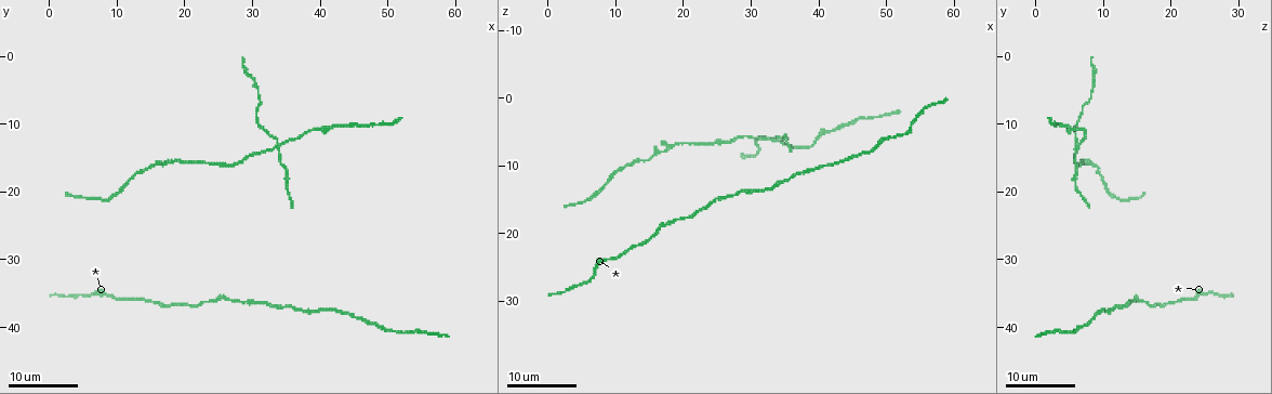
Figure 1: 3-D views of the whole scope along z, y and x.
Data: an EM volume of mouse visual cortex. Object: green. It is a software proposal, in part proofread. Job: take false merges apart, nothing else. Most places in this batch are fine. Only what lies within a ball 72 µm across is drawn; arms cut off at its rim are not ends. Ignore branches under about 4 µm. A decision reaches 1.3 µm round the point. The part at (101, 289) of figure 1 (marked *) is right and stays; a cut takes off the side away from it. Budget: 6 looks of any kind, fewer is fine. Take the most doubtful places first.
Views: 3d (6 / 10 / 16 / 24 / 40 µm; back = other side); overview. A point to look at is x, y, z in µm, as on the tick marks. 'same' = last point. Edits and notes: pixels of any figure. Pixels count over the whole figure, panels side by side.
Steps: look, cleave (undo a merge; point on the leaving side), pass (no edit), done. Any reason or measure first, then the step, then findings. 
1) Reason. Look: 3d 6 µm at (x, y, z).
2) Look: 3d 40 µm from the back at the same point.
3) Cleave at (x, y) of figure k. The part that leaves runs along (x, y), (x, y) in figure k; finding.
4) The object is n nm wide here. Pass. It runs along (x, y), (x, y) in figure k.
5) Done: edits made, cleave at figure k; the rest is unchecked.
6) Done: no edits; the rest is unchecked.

Four arms meet. Look: 3d 16 µm at (33.5, 14.0, 6.0).

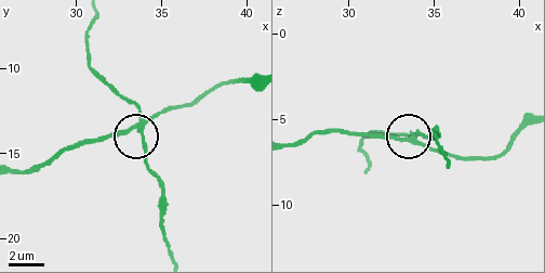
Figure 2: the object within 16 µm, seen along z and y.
Look: 3d 10 µm at (33.1, 13.6, 6.0).

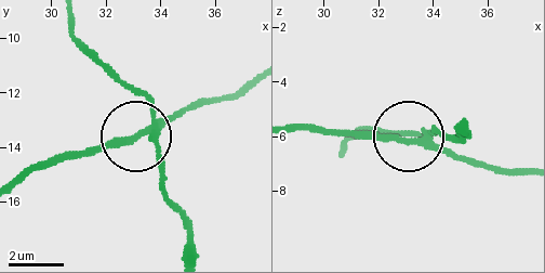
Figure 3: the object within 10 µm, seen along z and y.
Look: 3d 10 µm from the back at (33.1, 13.6, 6.2).

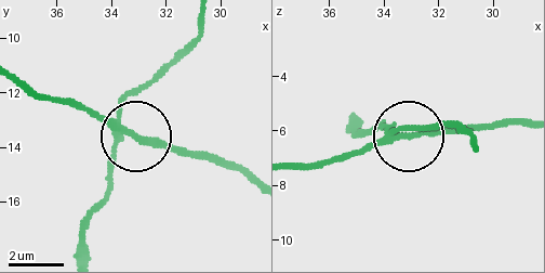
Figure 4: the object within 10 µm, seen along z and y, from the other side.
4 arms meet here. Cleave at (111, 172) of figure 4. The part that leaves runs along (114, 129), (122, 104), (190, 41), (202, 20) in figure 4; two neurons meet here.

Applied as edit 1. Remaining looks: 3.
Thin neck. Look: 3d 16 µm at (17.0, 16.0, 8.0).

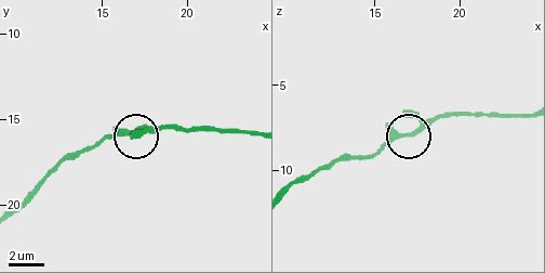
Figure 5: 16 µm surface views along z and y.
Closer look. Look: 3d 6 µm at the same point.

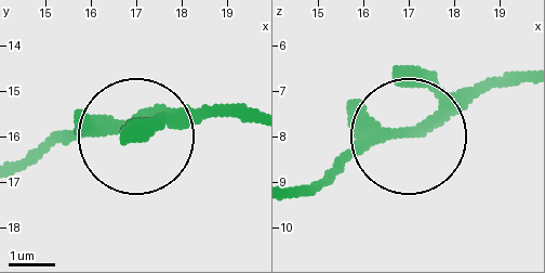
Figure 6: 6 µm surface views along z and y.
Pass. All the same neuron.

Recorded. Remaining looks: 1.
Done: edits made, cleave at figure 4; the rest is unchecked.

